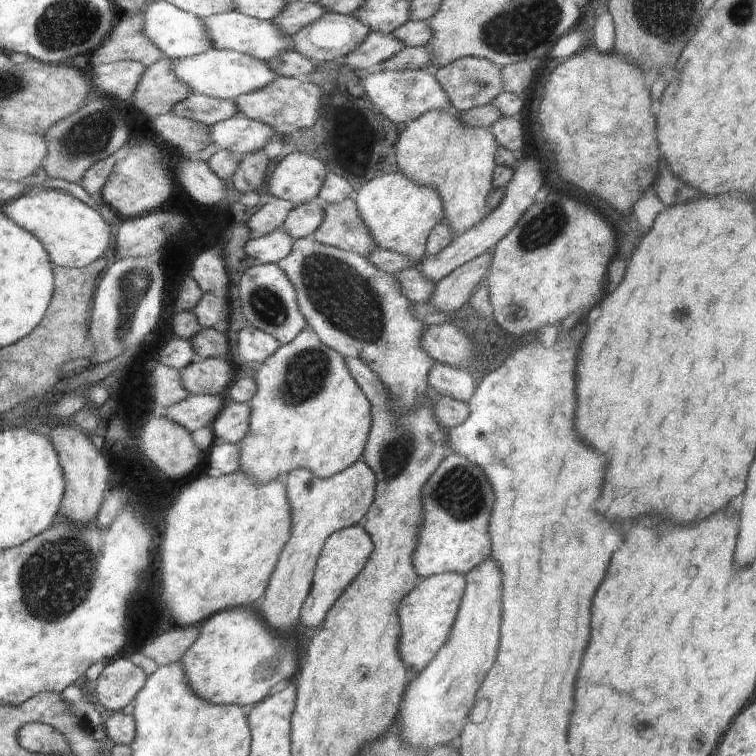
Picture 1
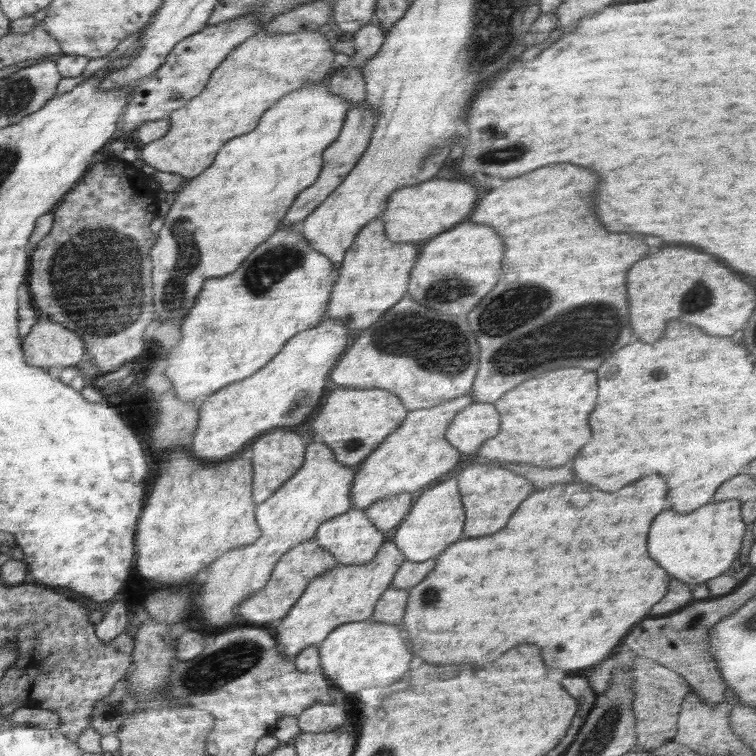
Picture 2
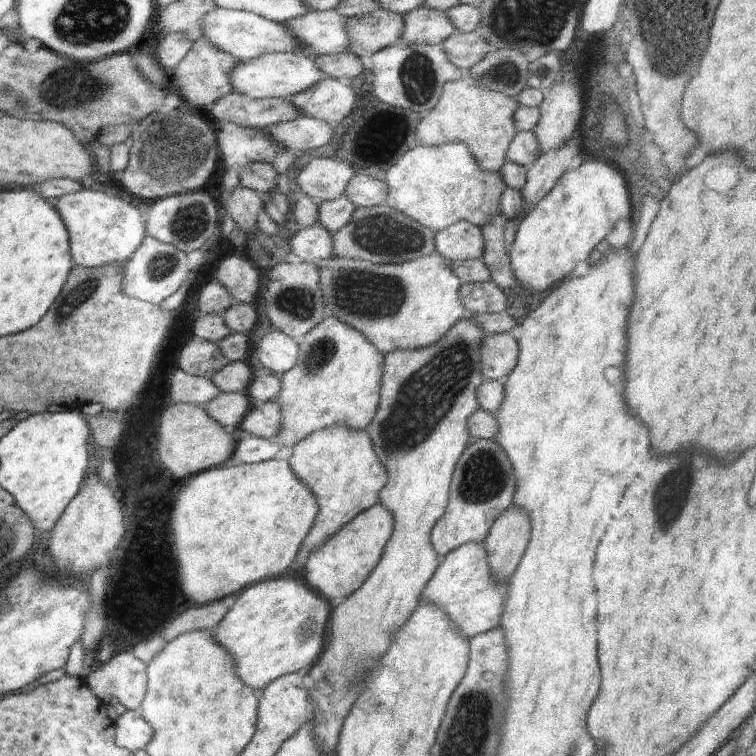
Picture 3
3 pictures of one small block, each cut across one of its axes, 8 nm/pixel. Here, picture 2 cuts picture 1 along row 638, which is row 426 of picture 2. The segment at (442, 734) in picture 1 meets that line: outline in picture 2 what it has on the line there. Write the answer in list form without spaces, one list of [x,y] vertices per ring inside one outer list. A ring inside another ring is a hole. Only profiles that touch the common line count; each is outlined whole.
[[[474,402],[465,406],[462,411],[456,413],[456,417],[452,420],[452,424],[450,424],[448,430],[445,431],[445,439],[460,453],[472,454],[472,452],[478,452],[486,440],[496,436],[498,430],[500,430],[500,416],[498,416],[498,412],[496,412],[494,405],[489,402]]]

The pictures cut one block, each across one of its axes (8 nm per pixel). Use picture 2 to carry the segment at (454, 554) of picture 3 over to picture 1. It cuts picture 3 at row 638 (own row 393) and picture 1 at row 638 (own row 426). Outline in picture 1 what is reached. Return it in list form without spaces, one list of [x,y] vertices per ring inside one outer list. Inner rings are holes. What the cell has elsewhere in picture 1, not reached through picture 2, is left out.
[[[444,572],[419,580],[416,588],[400,602],[400,644],[398,652],[411,674],[420,673],[435,658],[436,652],[448,642],[455,626],[459,606],[465,592],[466,580],[462,574]]]

